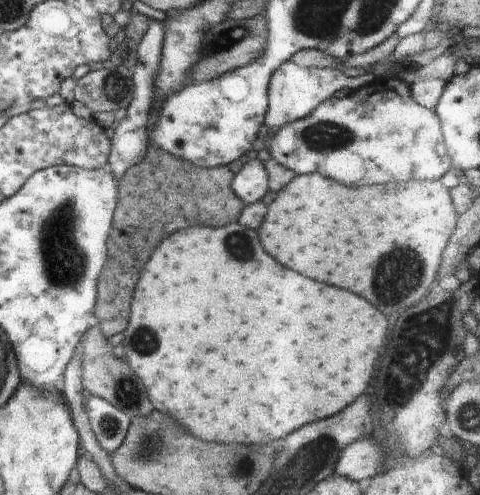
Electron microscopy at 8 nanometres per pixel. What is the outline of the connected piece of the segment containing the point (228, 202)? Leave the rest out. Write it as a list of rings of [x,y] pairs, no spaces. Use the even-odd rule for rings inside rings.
[[[154,142],[148,145],[143,160],[125,172],[118,184],[118,202],[109,234],[107,264],[97,282],[93,310],[94,321],[107,339],[127,327],[135,284],[162,239],[170,236],[170,232],[191,226],[222,227],[237,222],[246,204],[232,190],[234,175],[226,165],[196,167],[190,161],[163,151]]]

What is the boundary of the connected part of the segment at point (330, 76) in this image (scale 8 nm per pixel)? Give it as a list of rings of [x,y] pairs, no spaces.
[[[292,60],[279,64],[272,73],[269,88],[269,108],[263,122],[269,128],[280,128],[288,123],[308,116],[323,100],[334,97],[342,88],[356,90],[375,80],[378,75],[366,73],[359,77],[348,77],[340,69],[321,69],[318,67],[303,67]]]

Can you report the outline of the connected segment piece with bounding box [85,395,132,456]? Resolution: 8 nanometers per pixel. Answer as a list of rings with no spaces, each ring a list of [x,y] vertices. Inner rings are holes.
[[[96,395],[85,401],[85,409],[99,447],[112,456],[122,444],[132,418]]]

